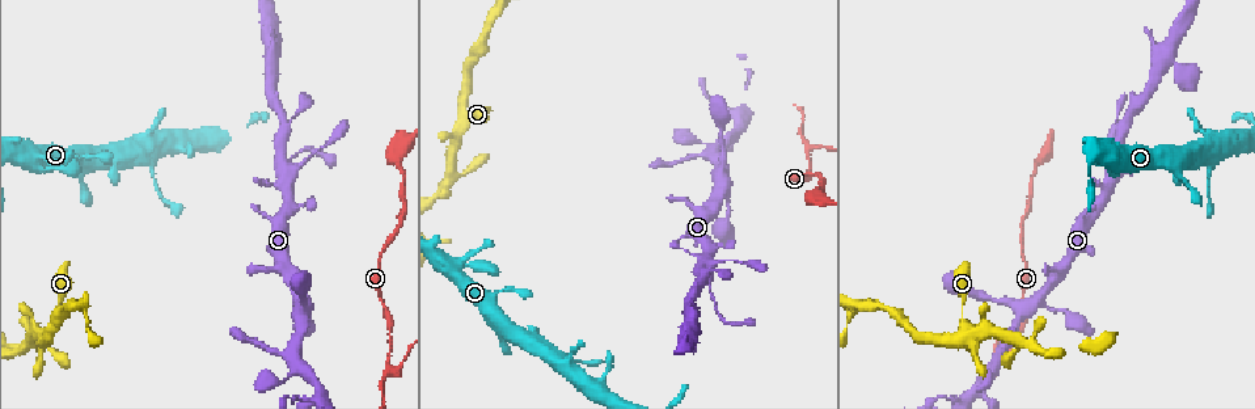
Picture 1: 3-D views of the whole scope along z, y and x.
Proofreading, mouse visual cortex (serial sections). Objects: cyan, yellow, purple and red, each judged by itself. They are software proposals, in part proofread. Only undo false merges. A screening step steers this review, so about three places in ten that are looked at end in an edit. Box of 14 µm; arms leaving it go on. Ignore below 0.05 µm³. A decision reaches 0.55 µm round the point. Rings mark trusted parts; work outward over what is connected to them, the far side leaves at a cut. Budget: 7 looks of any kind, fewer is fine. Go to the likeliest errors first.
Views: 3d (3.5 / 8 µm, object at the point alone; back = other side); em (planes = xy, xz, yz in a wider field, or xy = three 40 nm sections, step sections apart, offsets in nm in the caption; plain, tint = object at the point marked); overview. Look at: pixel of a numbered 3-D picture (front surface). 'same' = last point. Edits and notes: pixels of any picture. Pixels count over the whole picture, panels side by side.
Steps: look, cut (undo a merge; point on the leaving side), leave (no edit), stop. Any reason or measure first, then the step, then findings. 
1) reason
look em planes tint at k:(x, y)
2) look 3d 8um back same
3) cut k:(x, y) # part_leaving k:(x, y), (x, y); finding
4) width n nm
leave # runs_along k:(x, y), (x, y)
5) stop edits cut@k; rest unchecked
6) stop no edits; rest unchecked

abrupt turn
look 3d 3.5um at 1:(811, 148)

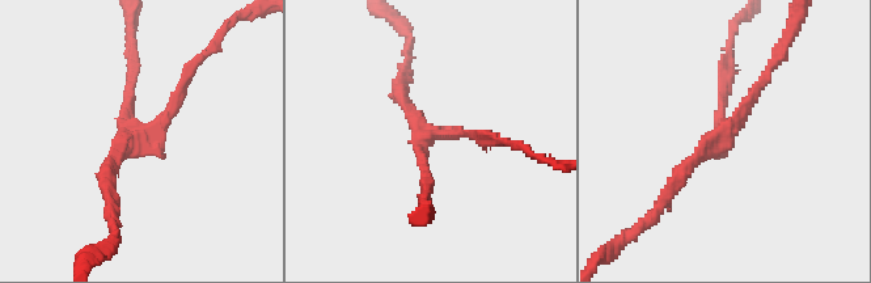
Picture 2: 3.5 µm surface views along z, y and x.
arms 3; arm_widths 100, 150, 200 nm
look em xy step 1 tint at 2:(427, 135)

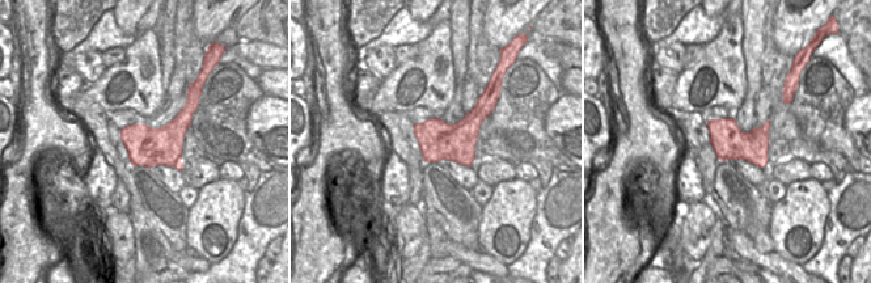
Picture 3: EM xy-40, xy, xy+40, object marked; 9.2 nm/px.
leave # all the same cell

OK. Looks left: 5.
sharp bend
look 3d 8um at 1:(964, 330)

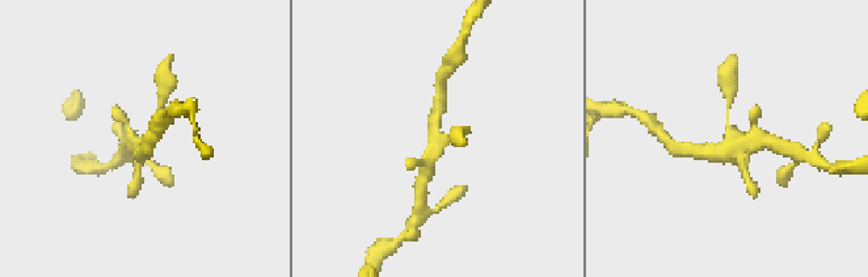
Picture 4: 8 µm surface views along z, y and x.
need the tissue
look em xy step 3 tint at 4:(729, 137)

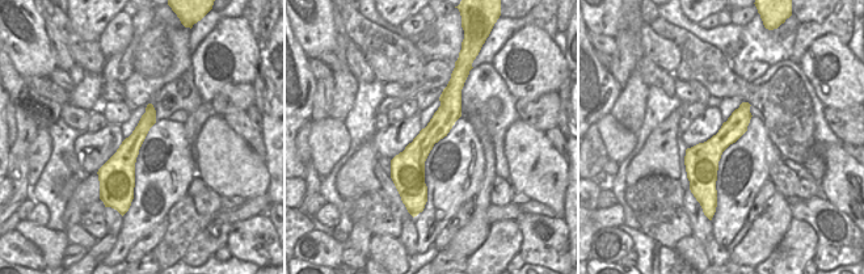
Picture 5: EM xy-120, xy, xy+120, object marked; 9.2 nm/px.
leave # one cell here

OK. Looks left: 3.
sharp bend
look 3d 3.5um at 1:(459, 266)

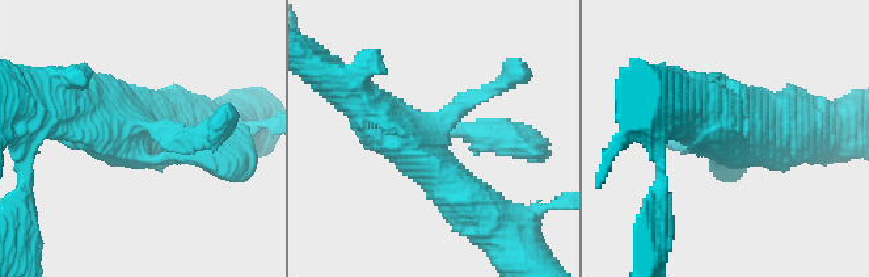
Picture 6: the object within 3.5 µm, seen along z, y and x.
look em xy step 2 tint at 6:(730, 155)

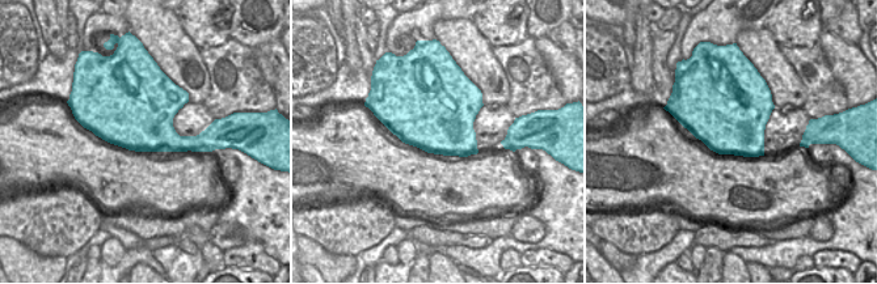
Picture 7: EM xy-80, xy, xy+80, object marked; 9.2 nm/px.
arms 4
leave # runs_along 6:(476, 210), (420, 150), (355, 96); one cell here

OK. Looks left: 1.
stop no edits; rest unchecked

